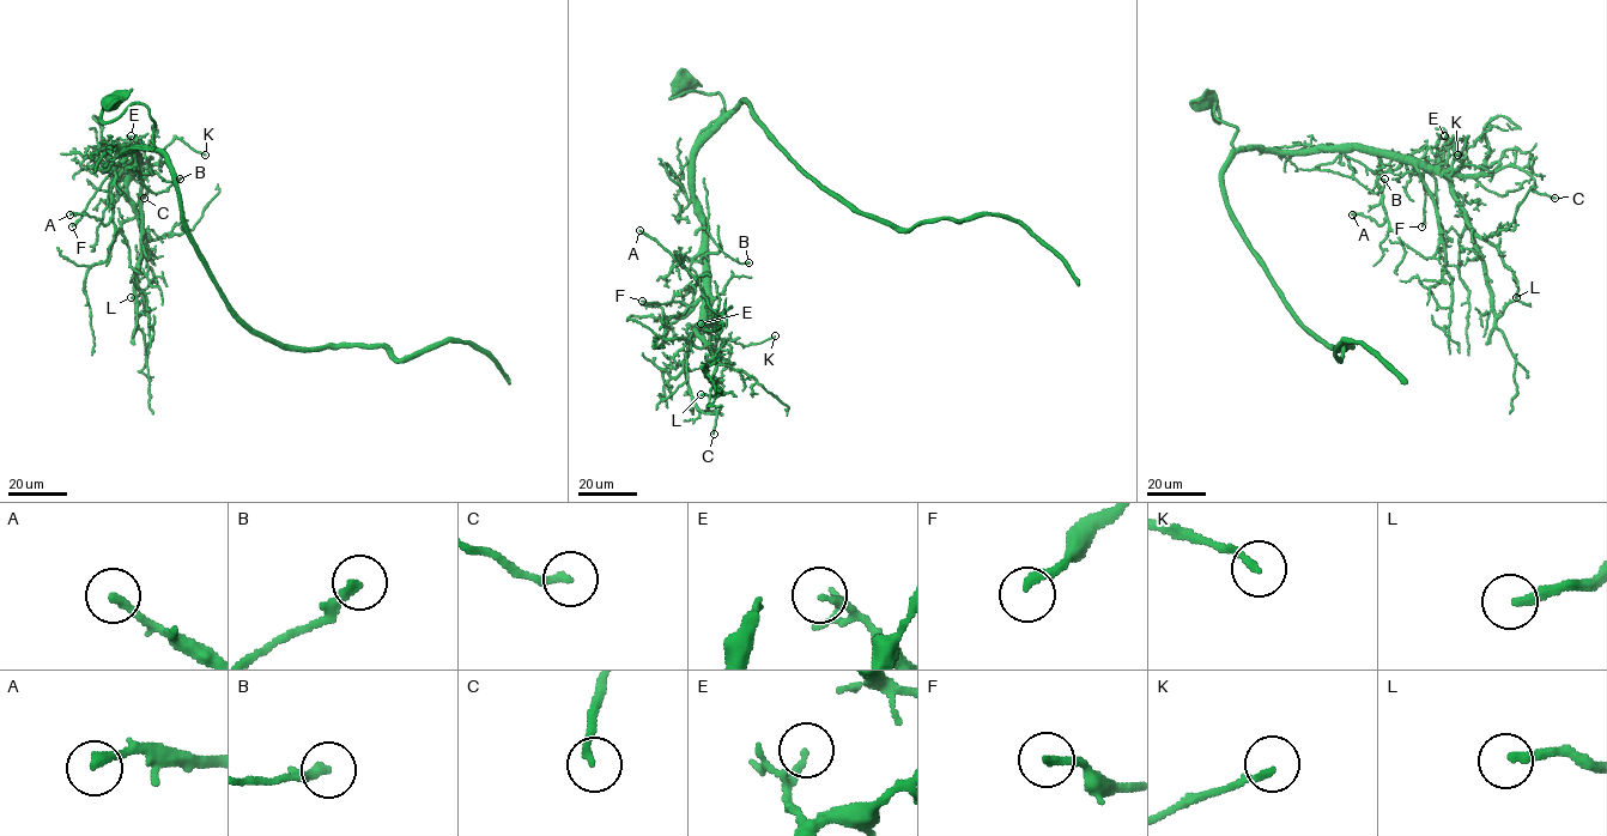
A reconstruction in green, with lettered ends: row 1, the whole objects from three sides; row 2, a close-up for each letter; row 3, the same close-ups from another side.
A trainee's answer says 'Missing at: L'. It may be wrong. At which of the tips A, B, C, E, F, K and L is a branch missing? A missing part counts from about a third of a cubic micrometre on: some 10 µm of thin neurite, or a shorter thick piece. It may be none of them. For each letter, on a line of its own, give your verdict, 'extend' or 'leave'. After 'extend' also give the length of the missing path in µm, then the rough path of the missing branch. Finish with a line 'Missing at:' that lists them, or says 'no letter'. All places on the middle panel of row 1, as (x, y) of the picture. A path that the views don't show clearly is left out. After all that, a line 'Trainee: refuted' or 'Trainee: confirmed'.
A: leave
B: leave
C: leave
E: leave
F: leave
K: leave
L: extend; missing 15 µm; course (701, 394), (674, 374)
Missing at: L
Trainee: confirmed

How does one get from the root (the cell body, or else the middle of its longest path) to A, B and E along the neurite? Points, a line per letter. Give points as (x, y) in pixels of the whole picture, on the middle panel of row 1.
A: (680, 85), (671, 98), (717, 92), (723, 103), (693, 162), (702, 249), (680, 265), (640, 230)
B: (680, 85), (671, 98), (699, 91), (723, 100), (725, 115), (695, 157), (693, 203), (714, 242), (749, 262)
E: (680, 85), (671, 98), (717, 92), (725, 110), (693, 162), (693, 205), (704, 232), (703, 332), (701, 323)

